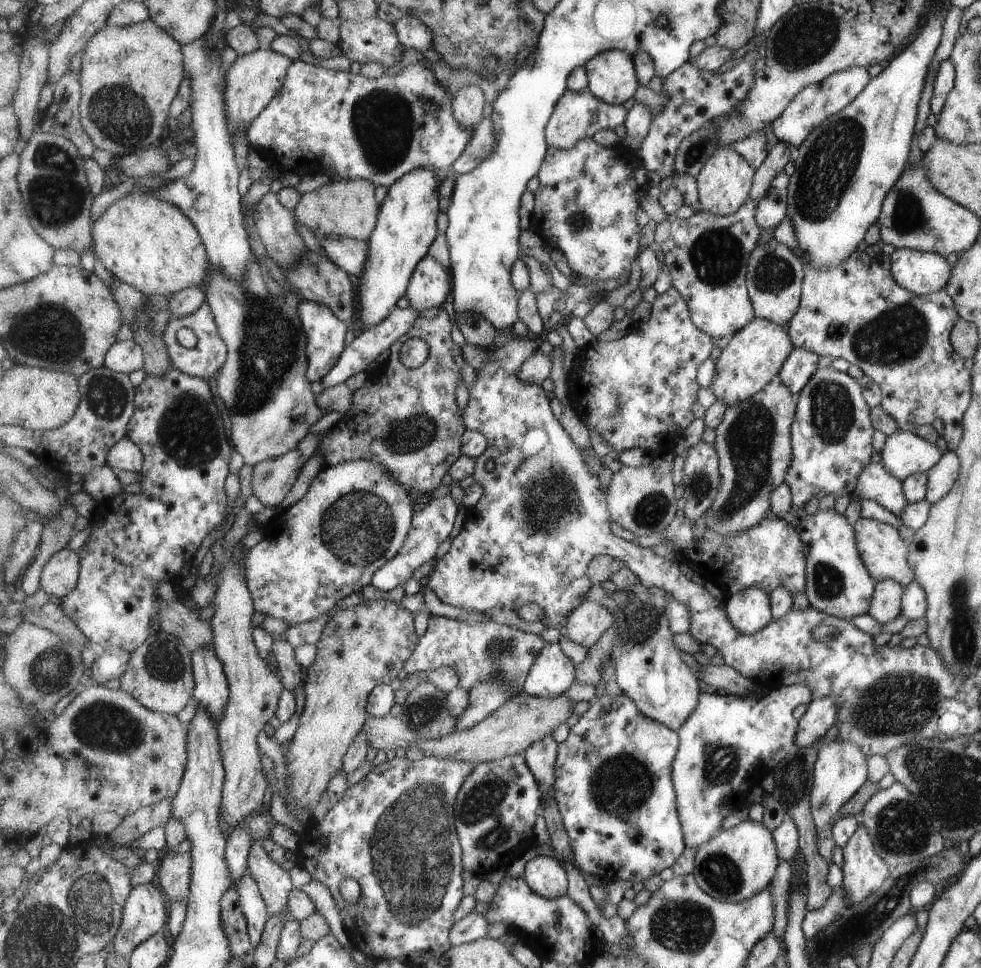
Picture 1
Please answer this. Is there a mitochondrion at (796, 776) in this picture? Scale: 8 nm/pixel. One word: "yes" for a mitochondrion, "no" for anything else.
yes

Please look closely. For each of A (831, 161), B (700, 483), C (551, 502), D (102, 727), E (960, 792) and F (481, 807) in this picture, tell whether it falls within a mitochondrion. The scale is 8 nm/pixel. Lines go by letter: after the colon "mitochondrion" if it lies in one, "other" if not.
A: mitochondrion
B: mitochondrion
C: mitochondrion
D: mitochondrion
E: mitochondrion
F: mitochondrion

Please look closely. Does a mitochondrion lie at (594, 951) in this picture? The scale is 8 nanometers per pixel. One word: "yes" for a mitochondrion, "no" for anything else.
no

